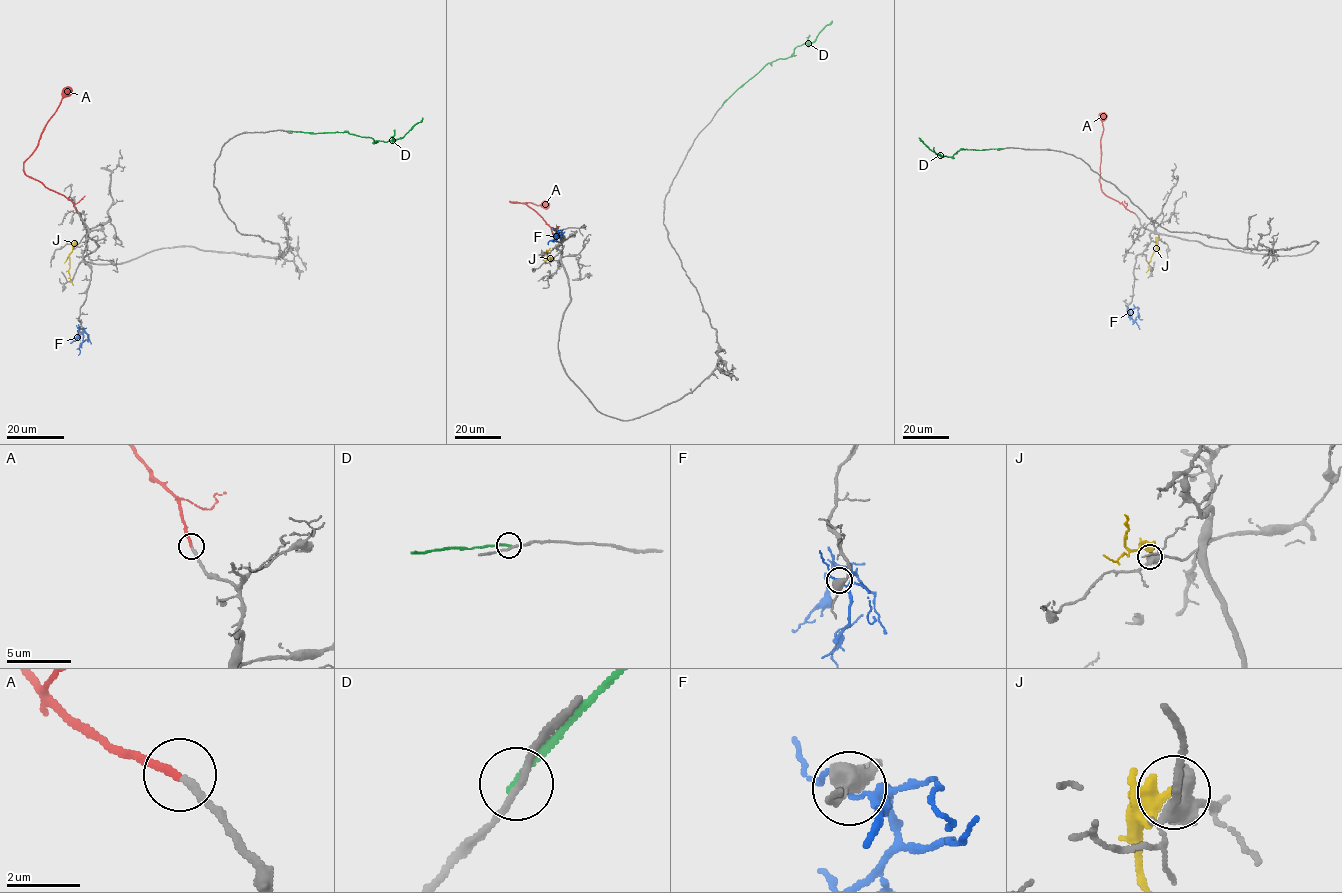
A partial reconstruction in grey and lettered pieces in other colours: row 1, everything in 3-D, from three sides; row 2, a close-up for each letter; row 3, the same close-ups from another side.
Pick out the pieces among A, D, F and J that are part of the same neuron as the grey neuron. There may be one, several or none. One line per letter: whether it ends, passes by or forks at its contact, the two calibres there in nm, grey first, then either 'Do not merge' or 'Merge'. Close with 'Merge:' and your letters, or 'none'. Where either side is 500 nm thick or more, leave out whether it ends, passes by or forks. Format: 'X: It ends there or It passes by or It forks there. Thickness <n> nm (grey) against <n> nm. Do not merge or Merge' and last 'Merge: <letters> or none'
A: It ends there. Thickness 240 nm (grey) against 240 nm. Merge
D: It ends there. Thickness 170 nm (grey) against 190 nm. Do not merge
F: It forks there. Thickness 480 nm (grey) against 70 nm. Do not merge
J: Thickness 500 nm (grey) against 320 nm. Do not merge
Merge: A

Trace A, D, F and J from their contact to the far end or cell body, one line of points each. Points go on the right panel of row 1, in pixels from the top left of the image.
A: (1133, 213), (1101, 190), (1101, 136), (1104, 112)
D: (1003, 148), (960, 149), (951, 157), (942, 157), (918, 138)
F: (1128, 310), (1137, 307), (1138, 318), (1142, 319)
J: (1158, 238), (1146, 273)

